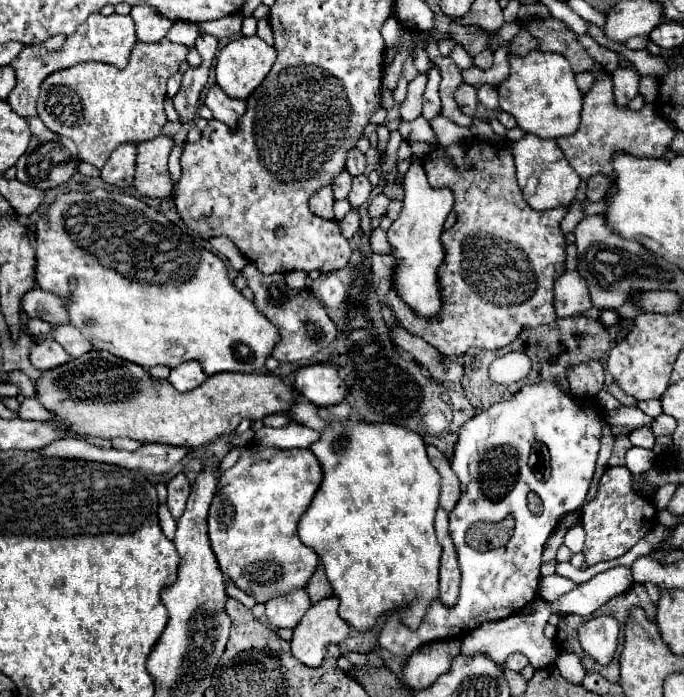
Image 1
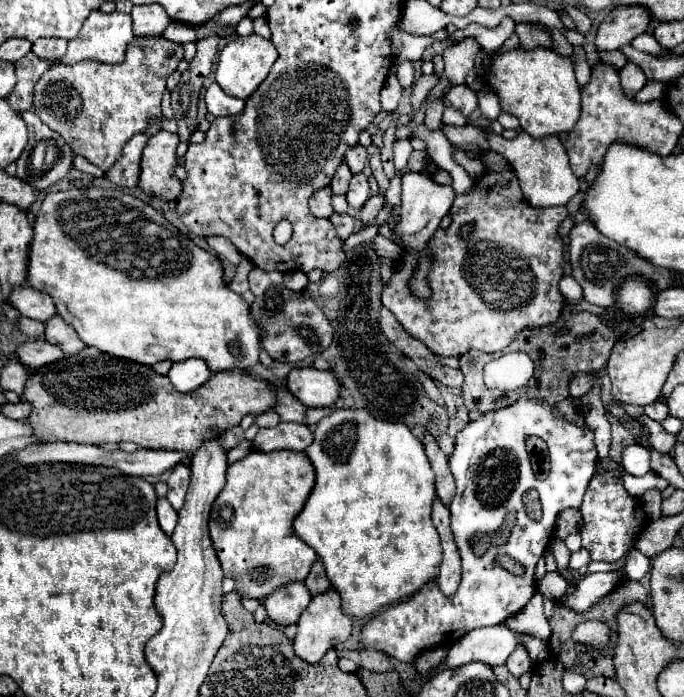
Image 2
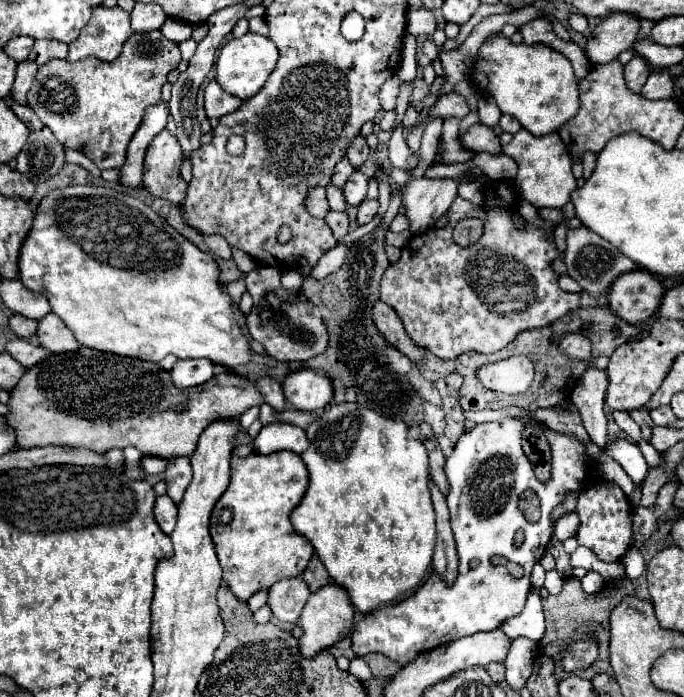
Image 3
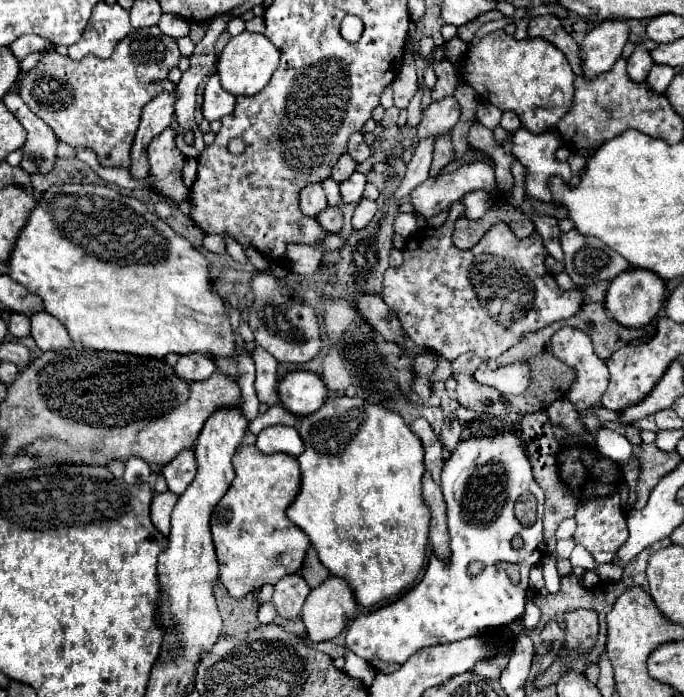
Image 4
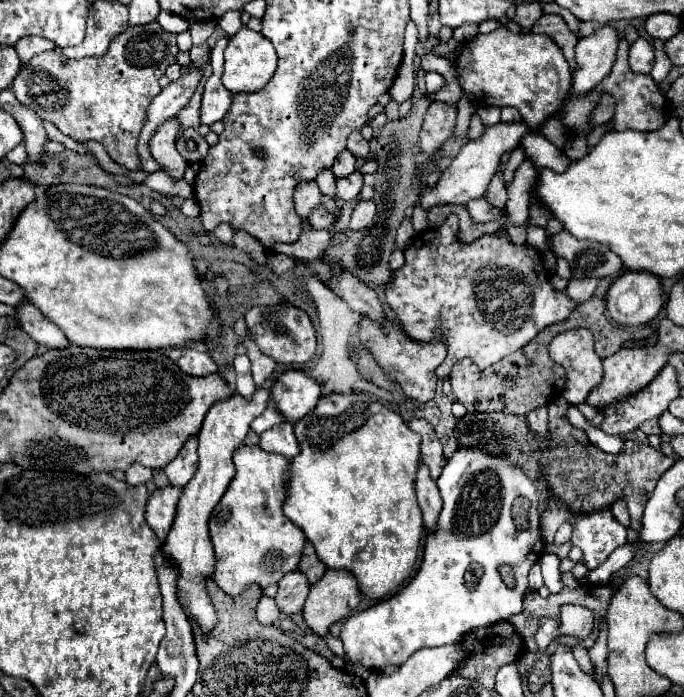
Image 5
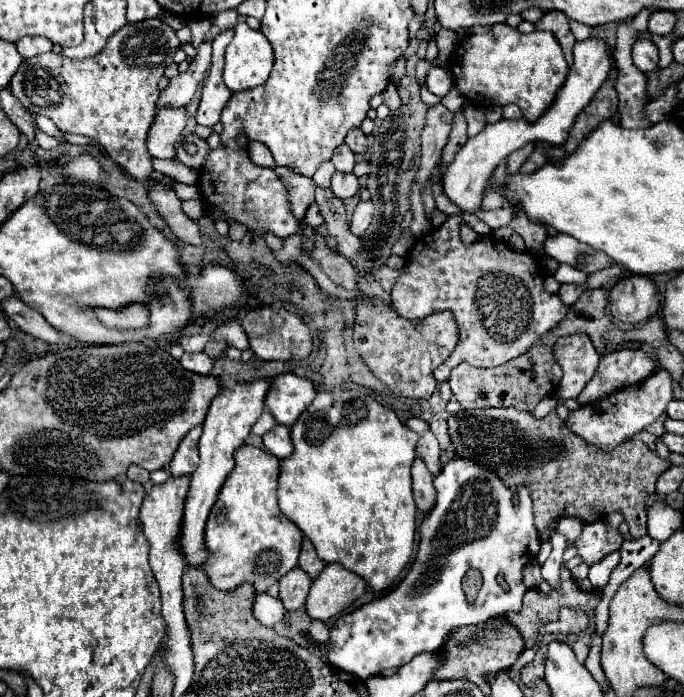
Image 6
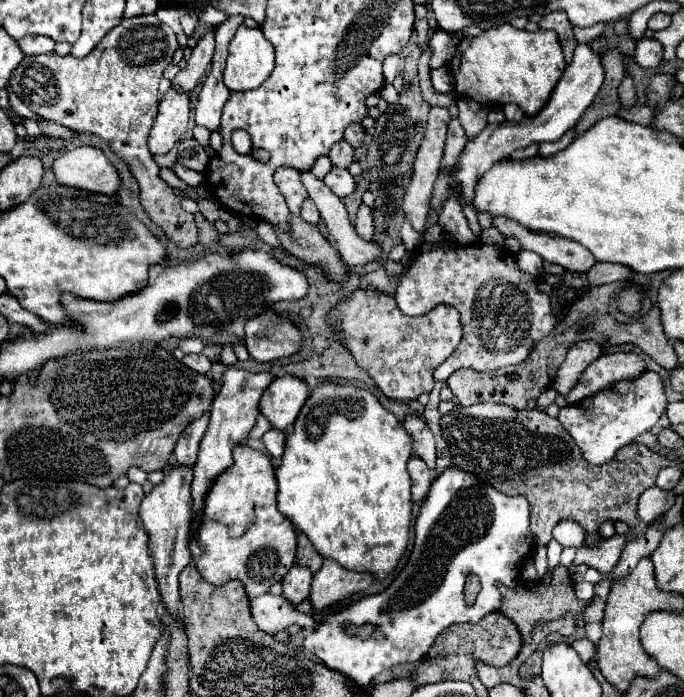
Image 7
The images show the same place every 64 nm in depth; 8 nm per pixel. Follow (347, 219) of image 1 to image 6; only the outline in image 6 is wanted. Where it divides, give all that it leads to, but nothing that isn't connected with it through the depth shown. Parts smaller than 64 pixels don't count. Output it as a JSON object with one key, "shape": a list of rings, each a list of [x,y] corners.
{"shape":[[[312,202],[312,204],[310,204],[310,208],[306,210],[304,222],[306,222],[308,226],[312,226],[312,228],[318,228],[318,226],[324,222],[324,218],[322,218],[322,214],[320,214],[320,210],[318,210],[316,202]]]}

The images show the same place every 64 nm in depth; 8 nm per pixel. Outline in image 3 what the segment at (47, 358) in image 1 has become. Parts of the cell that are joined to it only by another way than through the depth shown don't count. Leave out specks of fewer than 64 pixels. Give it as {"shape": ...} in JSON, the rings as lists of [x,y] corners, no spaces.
{"shape":[[[14,338],[6,344],[6,352],[24,368],[32,368],[32,364],[38,364],[44,356],[50,356],[50,352],[46,348],[34,346],[22,338]]]}

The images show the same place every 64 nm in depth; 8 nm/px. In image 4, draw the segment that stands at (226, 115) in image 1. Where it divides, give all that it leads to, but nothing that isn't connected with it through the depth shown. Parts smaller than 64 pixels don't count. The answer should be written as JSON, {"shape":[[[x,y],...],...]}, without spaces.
{"shape":[[[214,72],[204,88],[204,104],[202,104],[202,114],[208,122],[220,120],[222,116],[230,114],[234,110],[236,98],[230,92],[224,92],[224,88],[220,86],[220,76],[218,72]]]}

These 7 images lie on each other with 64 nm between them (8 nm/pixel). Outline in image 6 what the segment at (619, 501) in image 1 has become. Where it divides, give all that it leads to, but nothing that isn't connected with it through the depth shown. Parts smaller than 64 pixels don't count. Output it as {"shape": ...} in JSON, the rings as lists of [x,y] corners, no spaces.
{"shape":[[[602,520],[596,524],[584,524],[584,532],[576,542],[578,554],[582,556],[584,564],[600,562],[608,552],[618,550],[622,544],[622,536],[618,530],[610,530]]]}

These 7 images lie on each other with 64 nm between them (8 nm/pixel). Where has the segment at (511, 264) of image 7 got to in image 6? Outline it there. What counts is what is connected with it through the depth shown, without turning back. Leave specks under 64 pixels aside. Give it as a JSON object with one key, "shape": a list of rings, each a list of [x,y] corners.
{"shape":[[[448,218],[438,232],[420,236],[408,252],[406,268],[400,272],[390,294],[396,312],[408,320],[440,310],[454,312],[460,340],[448,360],[434,370],[438,382],[446,382],[452,368],[462,362],[476,368],[494,368],[522,356],[568,312],[558,294],[544,292],[544,270],[528,252],[504,248],[500,240],[490,238],[464,244],[456,228],[458,220]]]}

